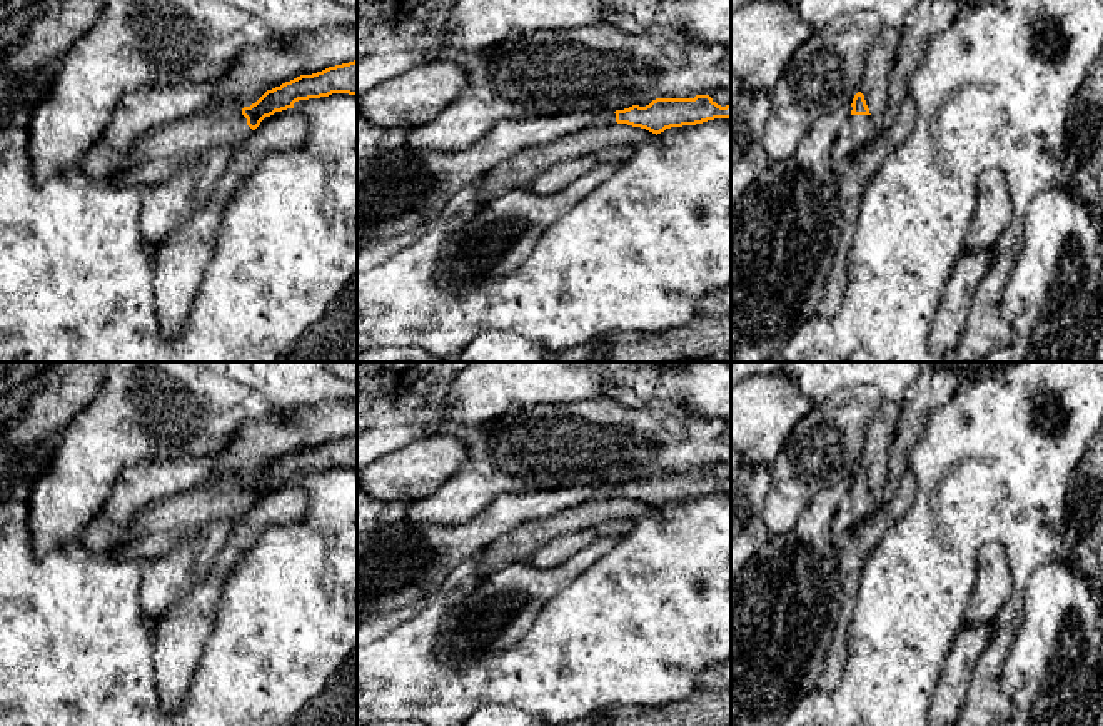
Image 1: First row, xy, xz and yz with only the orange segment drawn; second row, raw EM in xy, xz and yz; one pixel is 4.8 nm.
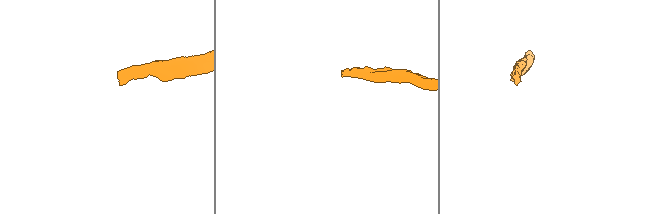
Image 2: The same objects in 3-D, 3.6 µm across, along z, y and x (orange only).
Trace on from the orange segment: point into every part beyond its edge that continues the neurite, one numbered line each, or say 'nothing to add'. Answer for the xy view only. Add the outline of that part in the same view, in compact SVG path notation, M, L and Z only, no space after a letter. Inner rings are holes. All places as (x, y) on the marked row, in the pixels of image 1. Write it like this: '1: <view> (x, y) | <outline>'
1: xy (157, 156) | M224 100L215 108L167 124L137 139L122 169L115 172L112 185L144 189L164 182L207 149L217 145L235 149L250 132L242 108L232 100Z

